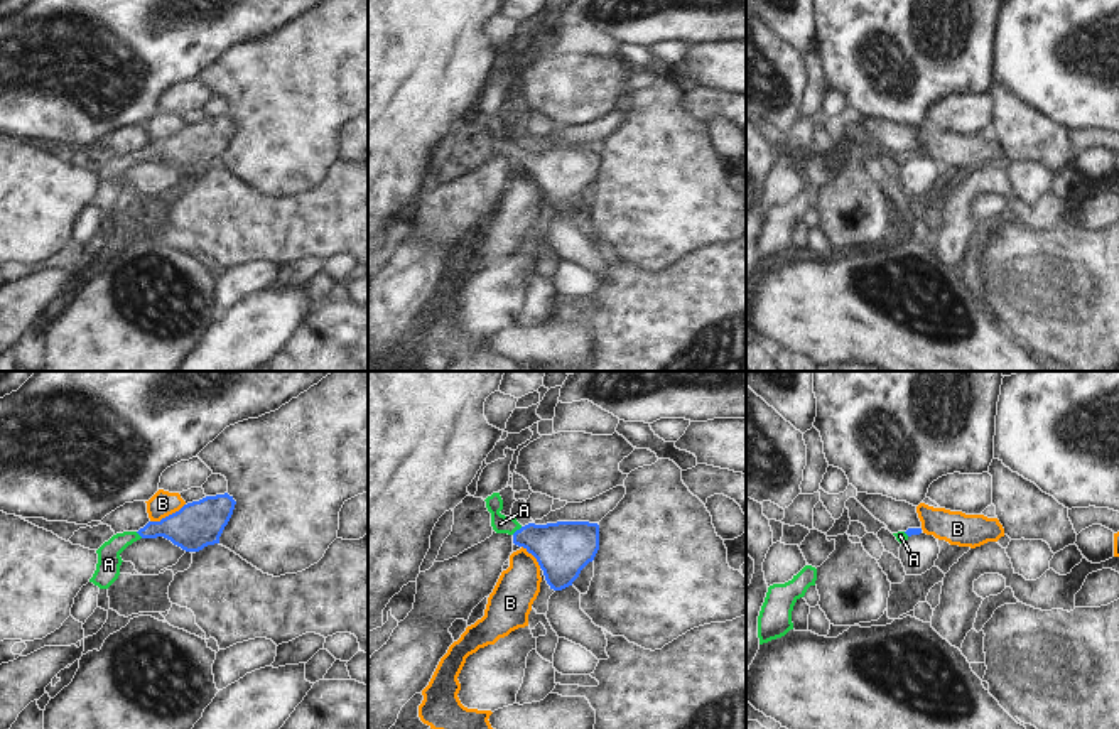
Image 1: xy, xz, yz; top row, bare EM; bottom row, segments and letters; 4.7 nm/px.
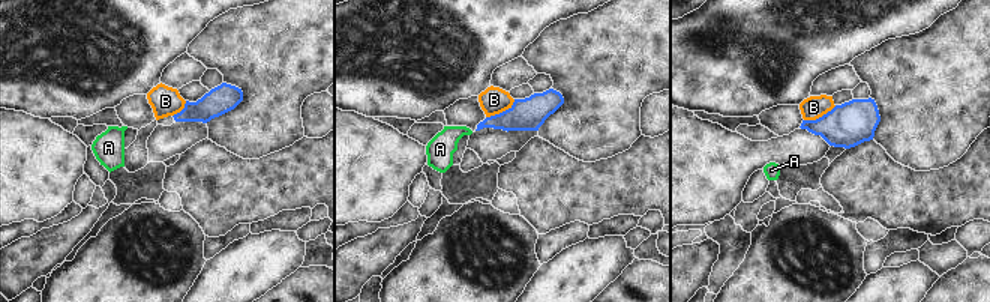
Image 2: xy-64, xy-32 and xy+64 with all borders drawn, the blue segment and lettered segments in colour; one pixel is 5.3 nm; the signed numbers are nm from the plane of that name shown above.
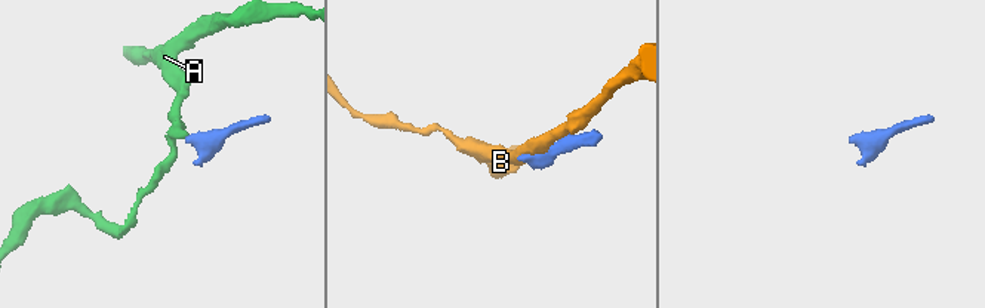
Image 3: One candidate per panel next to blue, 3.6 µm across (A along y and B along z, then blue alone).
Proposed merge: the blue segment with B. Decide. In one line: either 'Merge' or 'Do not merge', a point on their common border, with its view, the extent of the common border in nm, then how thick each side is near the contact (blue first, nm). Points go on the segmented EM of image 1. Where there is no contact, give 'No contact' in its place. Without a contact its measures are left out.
Do not merge. Touches blue at xy (169, 515). Shared border 190 nm. Thickness 220 nm (blue) against 120 nm.

